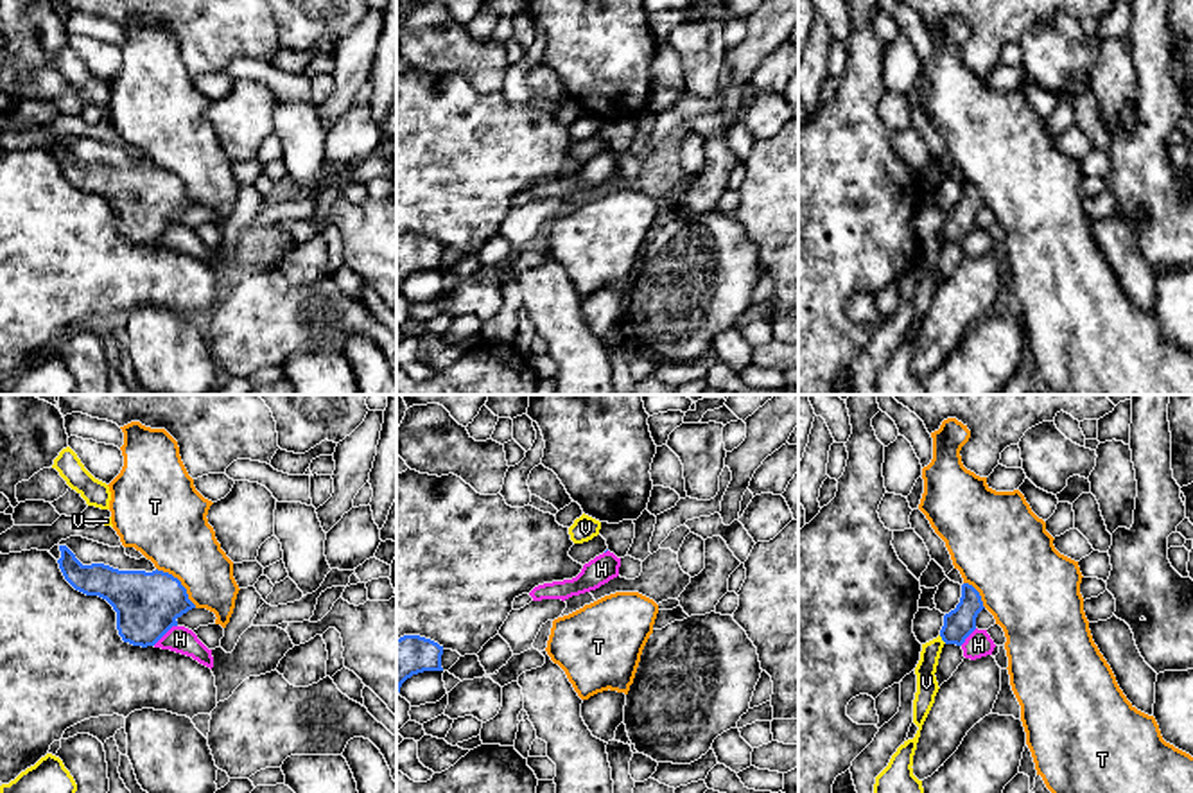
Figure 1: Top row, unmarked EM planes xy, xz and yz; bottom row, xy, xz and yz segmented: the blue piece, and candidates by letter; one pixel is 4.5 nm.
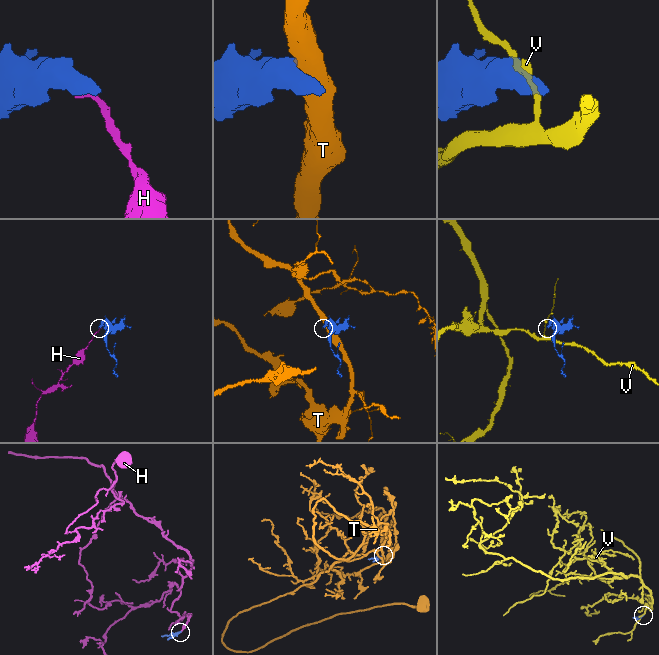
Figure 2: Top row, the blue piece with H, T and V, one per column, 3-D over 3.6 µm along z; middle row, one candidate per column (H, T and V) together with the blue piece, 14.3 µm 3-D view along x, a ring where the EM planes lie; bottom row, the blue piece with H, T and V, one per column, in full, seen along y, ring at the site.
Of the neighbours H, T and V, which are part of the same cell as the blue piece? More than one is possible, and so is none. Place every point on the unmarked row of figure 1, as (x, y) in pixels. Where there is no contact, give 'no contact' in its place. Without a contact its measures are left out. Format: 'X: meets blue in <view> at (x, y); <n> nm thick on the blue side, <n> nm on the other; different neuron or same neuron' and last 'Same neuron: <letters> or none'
H: meets blue in xy at (164, 232); 280 nm thick on the blue side, 120 nm on the other; different neuron
T: meets blue in xy at (180, 182); 280 nm thick on the blue side, 340 nm on the other; different neuron
V: meets blue in yz at (942, 237); 140 nm thick on the blue side, 100 nm on the other; different neuron
Same neuron: none

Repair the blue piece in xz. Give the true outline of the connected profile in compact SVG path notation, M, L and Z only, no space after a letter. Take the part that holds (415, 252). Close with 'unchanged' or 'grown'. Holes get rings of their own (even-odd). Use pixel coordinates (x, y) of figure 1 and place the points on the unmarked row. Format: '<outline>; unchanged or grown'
M404 233L396 237L396 292L402 282L413 273L443 269L441 253L443 244L431 237L420 233Z; unchanged

